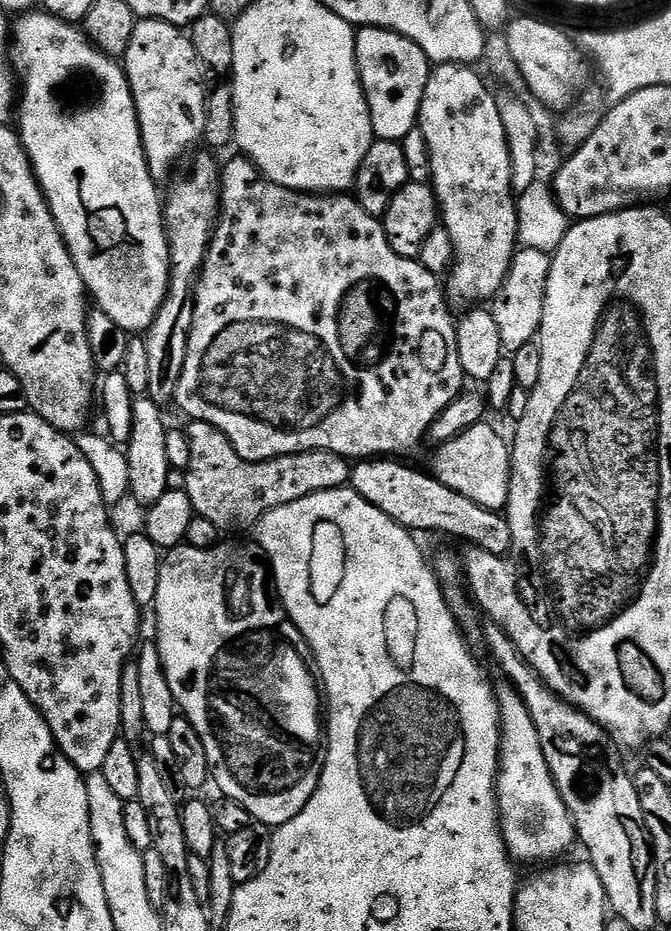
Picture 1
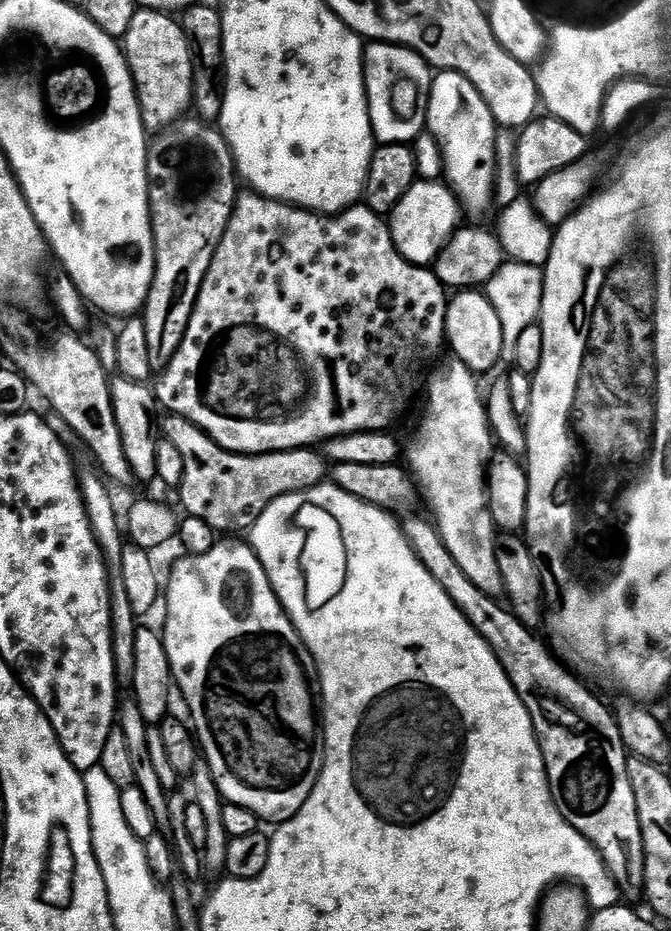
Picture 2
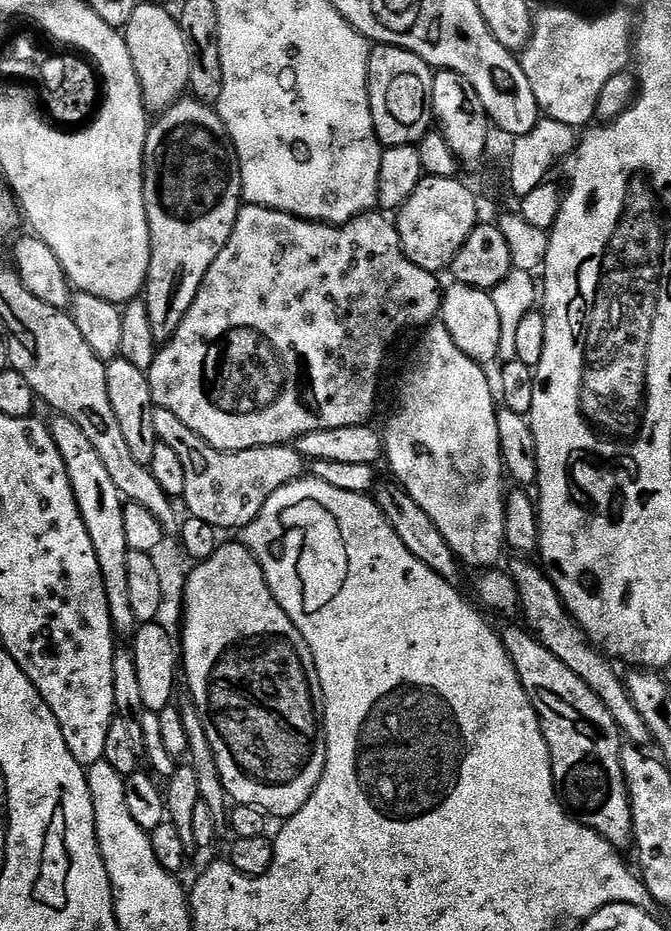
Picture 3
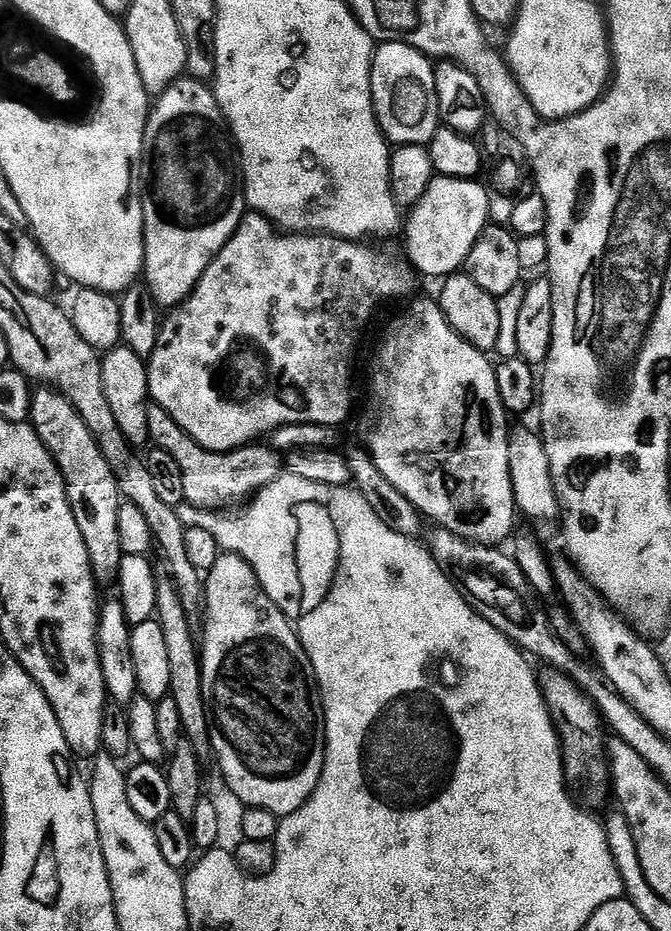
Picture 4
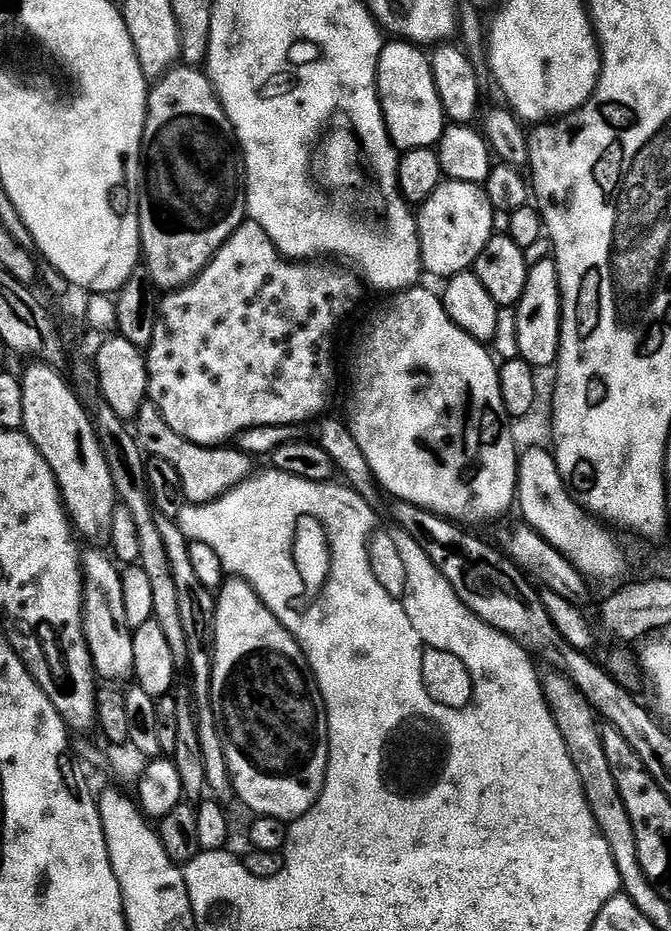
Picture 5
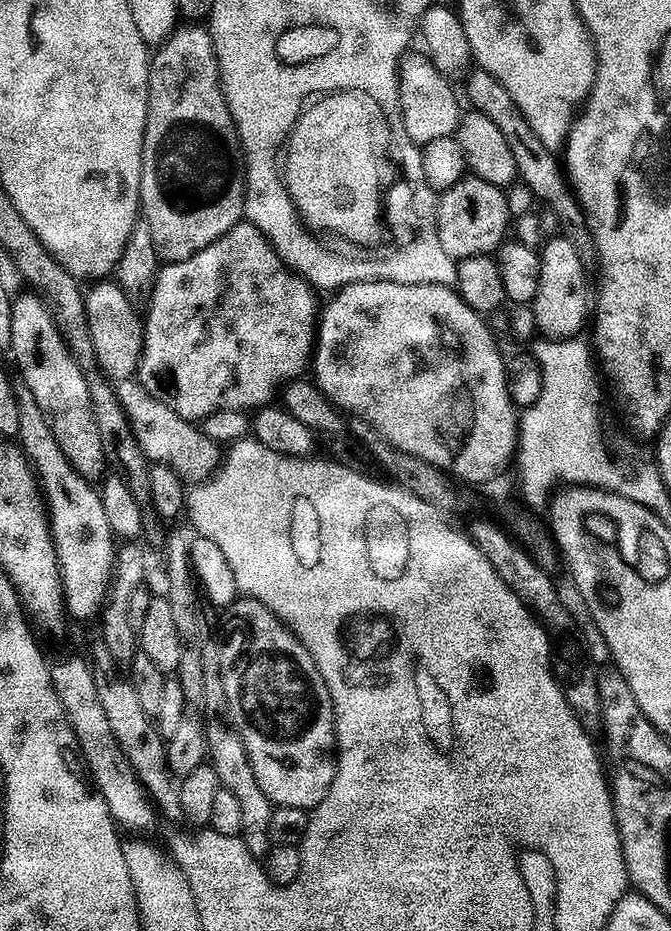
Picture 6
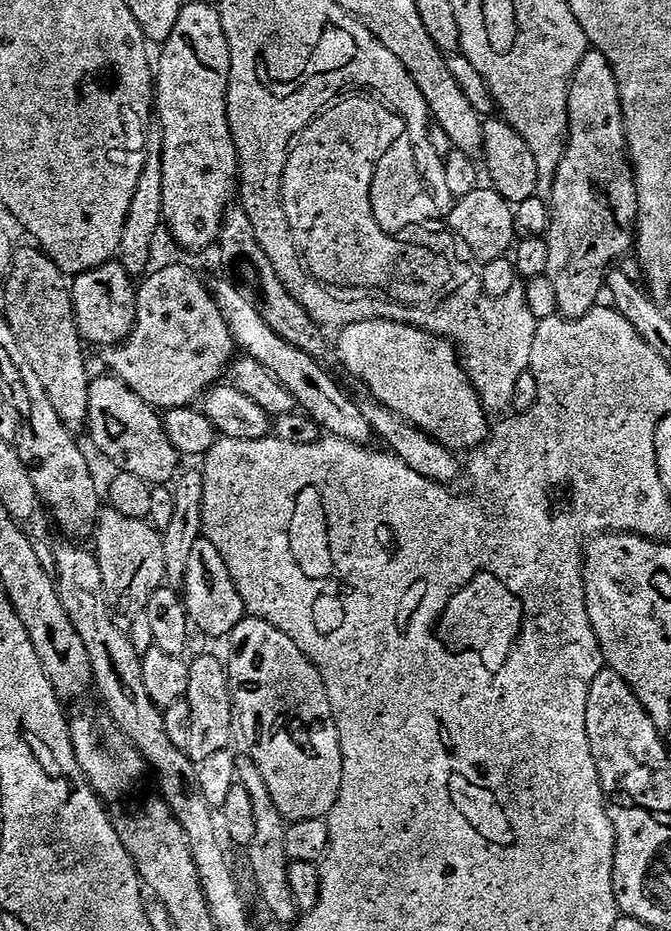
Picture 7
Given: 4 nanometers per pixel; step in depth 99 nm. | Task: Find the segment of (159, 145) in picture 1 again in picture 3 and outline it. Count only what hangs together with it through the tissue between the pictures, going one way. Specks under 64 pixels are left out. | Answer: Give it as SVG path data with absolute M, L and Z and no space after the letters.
M140 2L122 35L130 50L130 62L134 62L134 74L138 74L145 108L152 114L164 113L189 91L190 46L186 46L179 19L160 4Z

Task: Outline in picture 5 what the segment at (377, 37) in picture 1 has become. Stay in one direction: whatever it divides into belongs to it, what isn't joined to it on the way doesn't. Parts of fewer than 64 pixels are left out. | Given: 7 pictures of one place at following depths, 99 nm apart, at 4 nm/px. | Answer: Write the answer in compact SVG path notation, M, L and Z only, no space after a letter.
M392 42L396 44L383 45L380 48L380 61L376 71L376 92L380 96L380 105L384 121L388 127L390 138L400 150L410 148L435 149L440 143L446 127L446 117L442 98L438 98L438 86L434 82L432 62L427 55L423 56L421 49L411 42Z

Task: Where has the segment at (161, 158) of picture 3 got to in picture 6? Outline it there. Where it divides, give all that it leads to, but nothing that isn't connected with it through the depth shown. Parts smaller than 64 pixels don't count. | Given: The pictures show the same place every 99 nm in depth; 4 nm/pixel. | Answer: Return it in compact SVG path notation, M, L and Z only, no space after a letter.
M177 27L172 37L164 43L155 53L151 61L152 73L148 83L148 134L147 143L156 151L156 156L160 159L160 192L164 195L161 204L147 205L146 222L154 234L156 248L160 251L161 257L165 261L177 264L183 260L189 260L191 256L197 256L202 250L209 248L214 242L218 242L222 237L238 223L245 219L244 198L248 194L248 174L246 171L246 161L244 158L244 147L240 145L240 135L236 129L236 123L232 117L232 111L228 109L228 100L224 97L224 83L220 81L220 60L216 57L216 44L212 40L212 33L207 27L204 28L184 28Z

